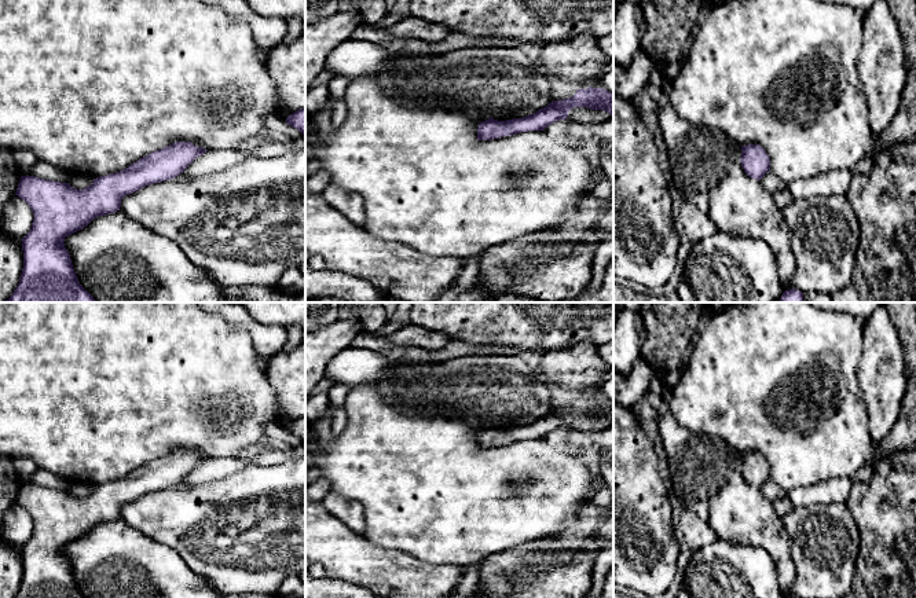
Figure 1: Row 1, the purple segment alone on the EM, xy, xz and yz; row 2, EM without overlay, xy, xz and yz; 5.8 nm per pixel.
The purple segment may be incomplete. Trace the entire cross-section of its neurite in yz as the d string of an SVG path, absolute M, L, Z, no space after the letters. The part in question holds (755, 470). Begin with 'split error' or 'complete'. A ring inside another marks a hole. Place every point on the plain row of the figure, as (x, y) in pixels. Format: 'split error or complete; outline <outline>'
complete; outline M759 452L743 454L740 472L744 480L755 488L761 488L770 478L770 466Z

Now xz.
complete; outline M582 396L576 397L572 406L554 408L536 421L523 426L498 429L491 425L479 432L477 448L492 448L528 439L545 439L550 432L567 428L568 421L574 415L604 418L613 423L613 401L602 396Z

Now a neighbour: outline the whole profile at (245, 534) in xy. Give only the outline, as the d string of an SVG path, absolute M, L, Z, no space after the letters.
M305 456L274 466L246 466L243 470L223 480L198 485L188 485L180 481L175 487L154 491L125 503L121 507L120 518L151 540L172 547L195 575L204 577L216 591L227 597L241 594L275 595L287 576L300 576L305 572Z

